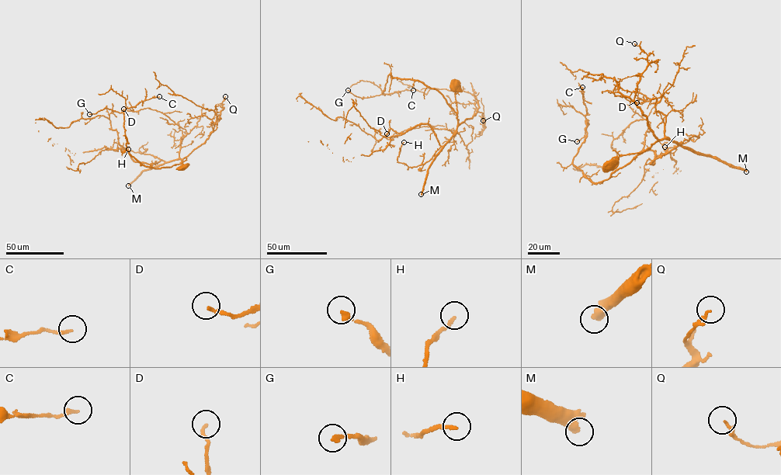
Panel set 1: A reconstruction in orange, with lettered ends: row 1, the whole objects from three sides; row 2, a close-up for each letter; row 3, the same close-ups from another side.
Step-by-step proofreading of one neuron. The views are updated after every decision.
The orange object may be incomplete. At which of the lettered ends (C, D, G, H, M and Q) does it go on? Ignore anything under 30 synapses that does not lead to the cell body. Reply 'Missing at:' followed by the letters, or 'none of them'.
Missing at: M

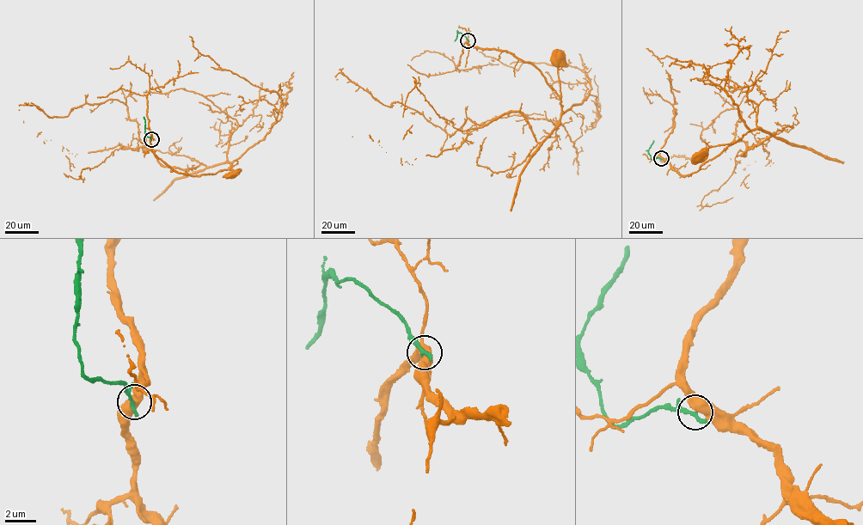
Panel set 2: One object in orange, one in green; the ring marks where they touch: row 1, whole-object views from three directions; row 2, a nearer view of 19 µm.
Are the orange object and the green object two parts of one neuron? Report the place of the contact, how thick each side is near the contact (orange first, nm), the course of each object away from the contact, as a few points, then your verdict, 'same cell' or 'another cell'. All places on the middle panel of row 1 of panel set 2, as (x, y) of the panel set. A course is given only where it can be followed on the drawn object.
place (468, 40); calibres 500 and 320 nm; course orange (468, 40), (471, 47), (504, 51), (535, 65), (560, 95), (560, 58); course green (468, 40), (460, 32), (455, 40); another cell

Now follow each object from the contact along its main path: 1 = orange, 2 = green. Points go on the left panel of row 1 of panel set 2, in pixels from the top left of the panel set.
1: (151, 139), (152, 150), (178, 172), (194, 176), (214, 174), (230, 170), (231, 167), (233, 173)
2: (151, 139), (145, 134), (143, 116)

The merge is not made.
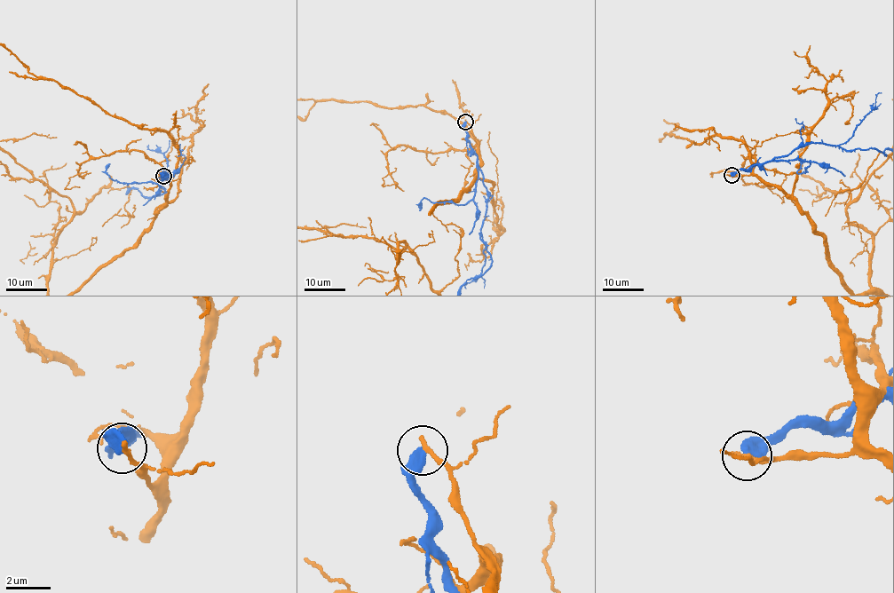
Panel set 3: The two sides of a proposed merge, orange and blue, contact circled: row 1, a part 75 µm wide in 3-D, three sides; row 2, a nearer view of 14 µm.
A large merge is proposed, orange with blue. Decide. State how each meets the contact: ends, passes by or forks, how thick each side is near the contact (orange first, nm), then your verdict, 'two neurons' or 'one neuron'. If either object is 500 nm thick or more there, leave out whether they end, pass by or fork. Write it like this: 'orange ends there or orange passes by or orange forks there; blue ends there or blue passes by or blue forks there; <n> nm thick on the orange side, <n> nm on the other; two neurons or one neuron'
orange ends there; blue ends there; 240 nm thick on the orange side, 480 nm on the other; two neurons

